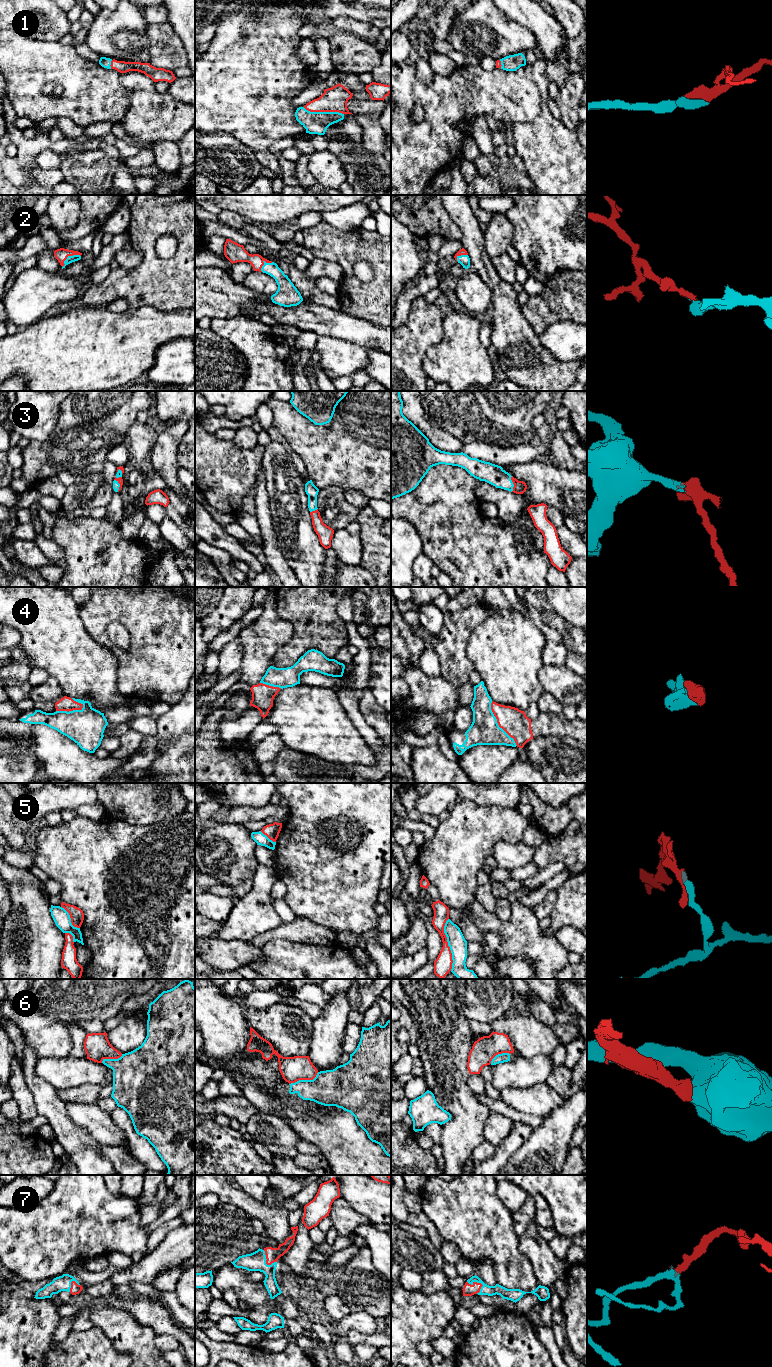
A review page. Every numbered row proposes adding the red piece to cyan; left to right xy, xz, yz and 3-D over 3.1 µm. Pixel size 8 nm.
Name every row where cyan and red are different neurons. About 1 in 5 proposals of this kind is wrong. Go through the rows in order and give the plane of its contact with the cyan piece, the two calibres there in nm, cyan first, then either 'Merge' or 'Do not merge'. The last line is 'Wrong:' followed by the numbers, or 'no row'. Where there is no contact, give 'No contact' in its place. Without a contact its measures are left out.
1: Touches cyan in xz. Thickness 180 nm (cyan) against 200 nm. Merge
2: Touches cyan in xy. Thickness 60 nm (cyan) against 100 nm. Merge
3: Touches cyan in yz. Thickness 160 nm (cyan) against 100 nm. Merge
4: Touches cyan in yz. Thickness 240 nm (cyan) against 220 nm. Merge
5: Touches cyan in yz. Thickness 140 nm (cyan) against 140 nm. Do not merge
6: Touches cyan in xz. Thickness 280 nm (cyan) against 200 nm. Do not merge
7: Touches cyan in yz. Thickness 80 nm (cyan) against 100 nm. Merge
Wrong: 5, 6

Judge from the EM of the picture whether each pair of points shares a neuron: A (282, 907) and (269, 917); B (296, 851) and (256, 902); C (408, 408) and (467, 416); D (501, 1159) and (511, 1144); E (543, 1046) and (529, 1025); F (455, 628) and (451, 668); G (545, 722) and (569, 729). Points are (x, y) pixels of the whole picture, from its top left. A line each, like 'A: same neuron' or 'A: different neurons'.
A: different neurons
B: different neurons
C: different neurons
D: same neuron
E: same neuron
F: same neuron
G: same neuron

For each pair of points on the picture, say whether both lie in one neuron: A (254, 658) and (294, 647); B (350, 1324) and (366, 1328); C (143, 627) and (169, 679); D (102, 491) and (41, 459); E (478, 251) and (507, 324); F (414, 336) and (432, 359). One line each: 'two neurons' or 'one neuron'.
A: two neurons
B: one neuron
C: one neuron
D: two neurons
E: one neuron
F: two neurons

